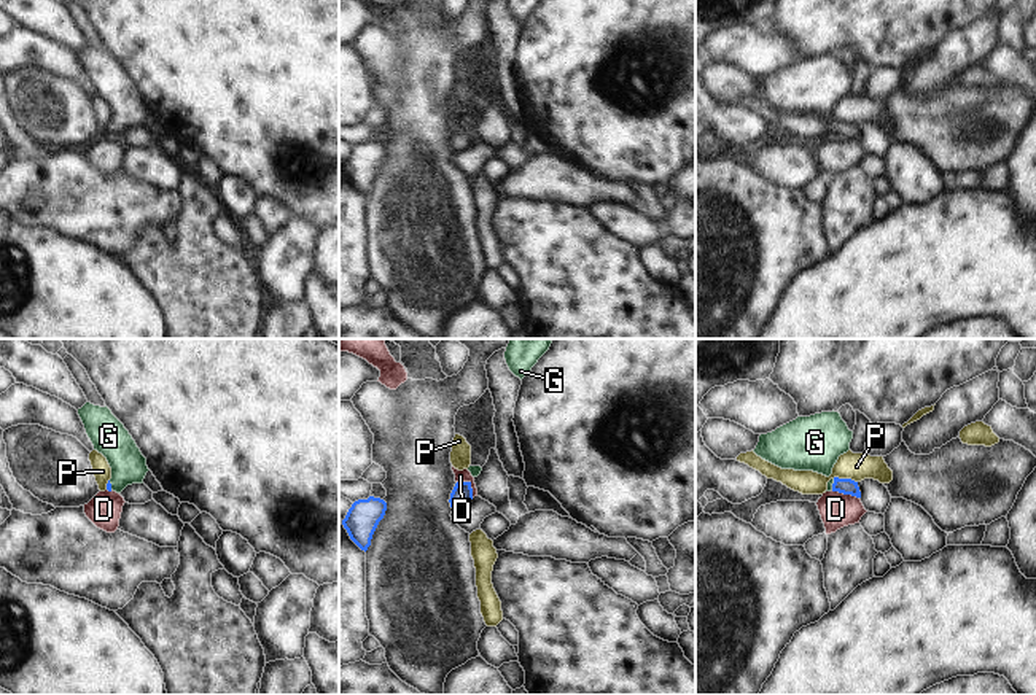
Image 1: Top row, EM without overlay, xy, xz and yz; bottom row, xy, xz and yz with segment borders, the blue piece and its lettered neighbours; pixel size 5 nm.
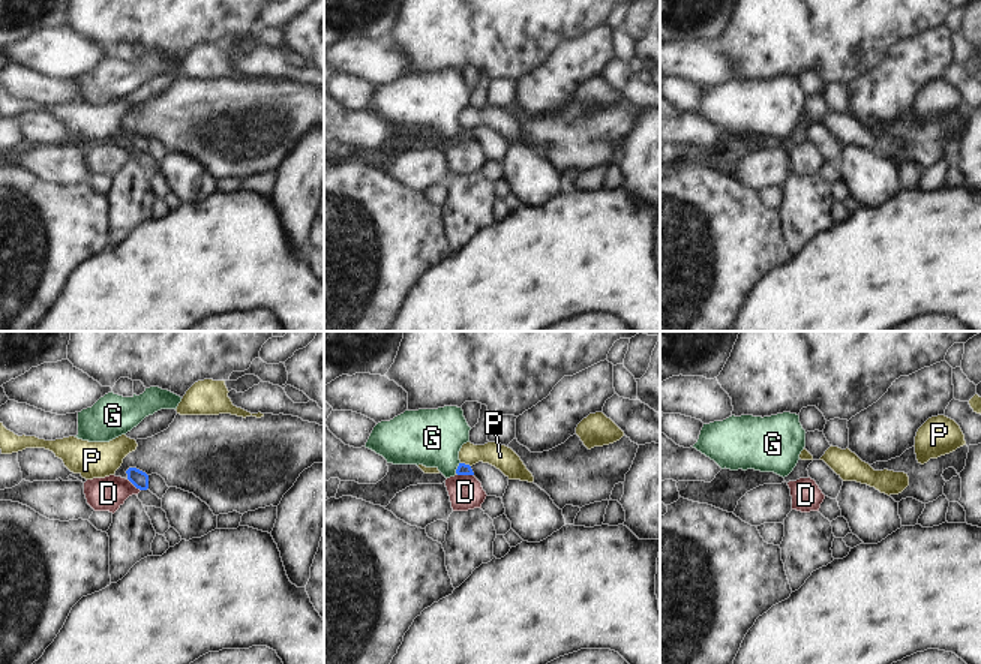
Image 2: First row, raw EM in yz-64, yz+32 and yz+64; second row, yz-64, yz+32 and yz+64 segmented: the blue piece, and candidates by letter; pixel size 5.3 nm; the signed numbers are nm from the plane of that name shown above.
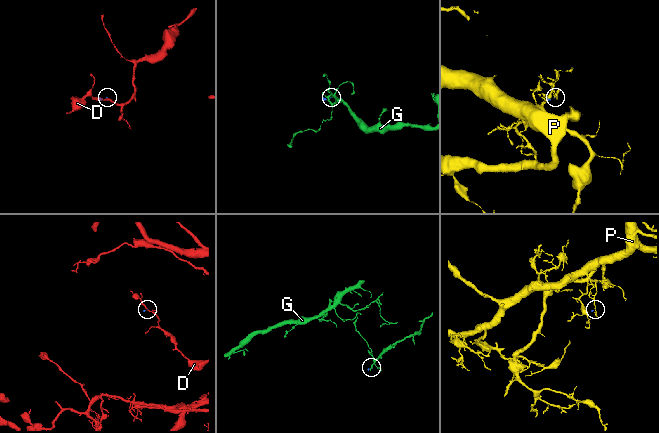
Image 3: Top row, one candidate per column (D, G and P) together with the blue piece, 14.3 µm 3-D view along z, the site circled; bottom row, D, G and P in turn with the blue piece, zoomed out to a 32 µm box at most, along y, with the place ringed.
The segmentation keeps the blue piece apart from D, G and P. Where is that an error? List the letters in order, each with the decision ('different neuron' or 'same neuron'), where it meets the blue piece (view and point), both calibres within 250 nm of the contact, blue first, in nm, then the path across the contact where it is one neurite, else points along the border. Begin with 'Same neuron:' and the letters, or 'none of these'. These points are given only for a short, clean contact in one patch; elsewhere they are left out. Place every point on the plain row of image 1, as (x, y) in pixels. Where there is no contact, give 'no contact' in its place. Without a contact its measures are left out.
Same neuron: G
D: different neuron | xz (470, 128) | 110/60 nm | along xz (457, 124), (467, 124), (473, 140)
G: same neuron | yz (833, 128) | 80/30 nm | across yz (842, 129), (833, 128), (829, 128)
P: different neuron | yz (845, 123) | 80/140 nm | along yz (833, 121), (850, 121), (856, 126)

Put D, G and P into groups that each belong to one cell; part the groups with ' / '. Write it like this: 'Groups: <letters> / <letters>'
Groups: D / G / P

